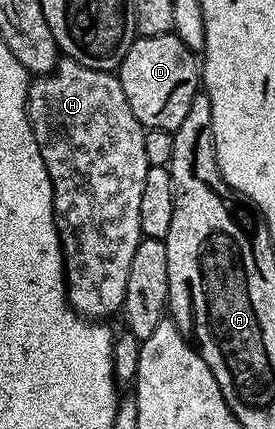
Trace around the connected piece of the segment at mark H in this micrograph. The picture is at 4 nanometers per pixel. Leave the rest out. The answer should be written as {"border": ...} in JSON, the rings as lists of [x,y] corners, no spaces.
{"border":[[[59,58],[58,66],[47,75],[39,75],[30,84],[30,96],[26,102],[26,112],[32,125],[32,133],[36,137],[36,145],[40,145],[40,157],[44,157],[44,165],[48,169],[48,177],[52,181],[52,197],[54,198],[54,220],[58,226],[58,236],[62,242],[62,258],[66,272],[66,298],[71,307],[79,315],[91,321],[106,321],[109,315],[117,316],[122,309],[128,285],[128,269],[132,269],[132,253],[136,253],[144,236],[140,229],[140,196],[144,194],[144,177],[151,167],[144,153],[144,137],[146,131],[140,120],[132,113],[128,105],[128,97],[124,97],[124,89],[120,85],[117,74],[108,71],[88,69],[88,65],[80,65],[75,59]]]}

